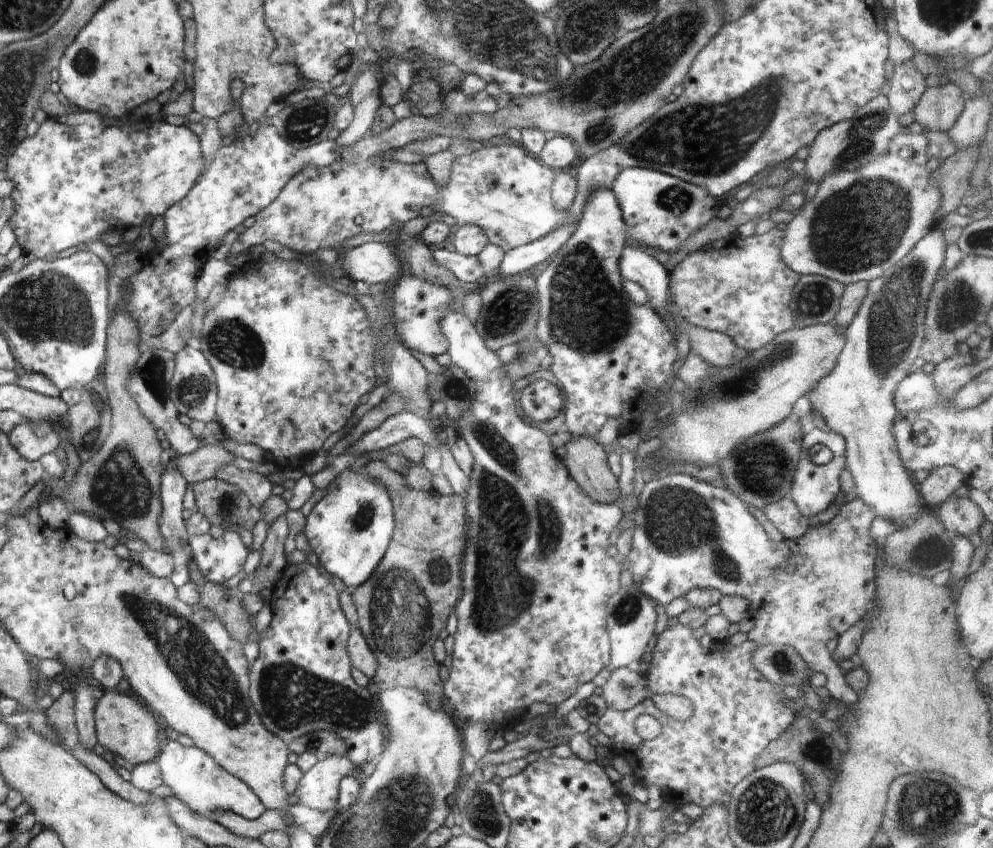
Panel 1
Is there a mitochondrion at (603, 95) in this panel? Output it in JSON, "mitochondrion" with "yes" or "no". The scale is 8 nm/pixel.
{"mitochondrion":"yes"}

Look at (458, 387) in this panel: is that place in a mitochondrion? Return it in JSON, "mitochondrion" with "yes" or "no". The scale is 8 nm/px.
{"mitochondrion":"yes"}

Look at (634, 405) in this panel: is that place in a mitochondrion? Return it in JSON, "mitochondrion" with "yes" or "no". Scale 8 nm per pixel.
{"mitochondrion":"no"}

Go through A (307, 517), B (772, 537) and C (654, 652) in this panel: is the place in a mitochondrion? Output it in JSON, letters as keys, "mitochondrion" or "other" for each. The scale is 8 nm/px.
{"A":"other","B":"other","C":"other"}

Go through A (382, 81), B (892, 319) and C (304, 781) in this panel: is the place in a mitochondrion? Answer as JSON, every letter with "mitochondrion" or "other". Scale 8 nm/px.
{"A":"other","B":"mitochondrion","C":"other"}

